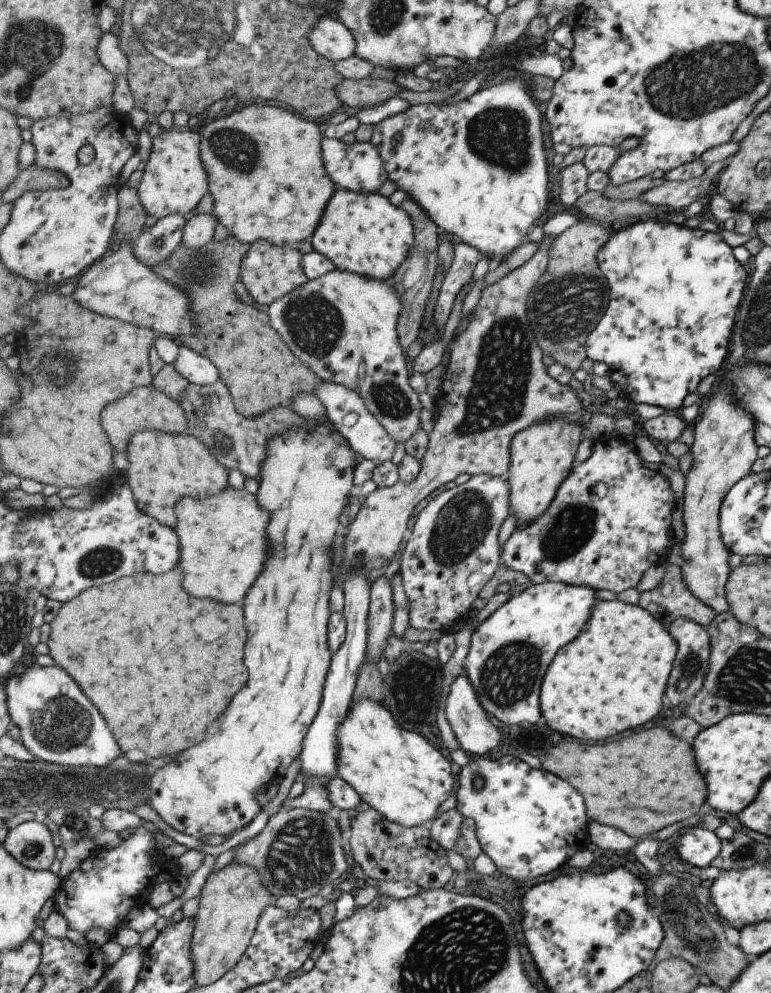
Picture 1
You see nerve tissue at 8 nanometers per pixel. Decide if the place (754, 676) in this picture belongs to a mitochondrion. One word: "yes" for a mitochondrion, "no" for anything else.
yes

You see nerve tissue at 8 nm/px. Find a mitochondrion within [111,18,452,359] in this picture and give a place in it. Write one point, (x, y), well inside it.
(238, 151)

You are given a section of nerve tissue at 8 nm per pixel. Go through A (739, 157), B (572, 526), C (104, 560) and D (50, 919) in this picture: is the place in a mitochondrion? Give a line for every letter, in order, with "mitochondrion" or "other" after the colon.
A: other
B: mitochondrion
C: mitochondrion
D: other

